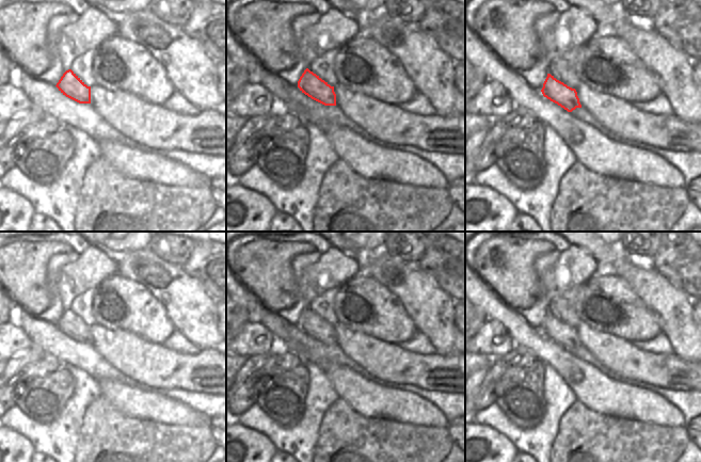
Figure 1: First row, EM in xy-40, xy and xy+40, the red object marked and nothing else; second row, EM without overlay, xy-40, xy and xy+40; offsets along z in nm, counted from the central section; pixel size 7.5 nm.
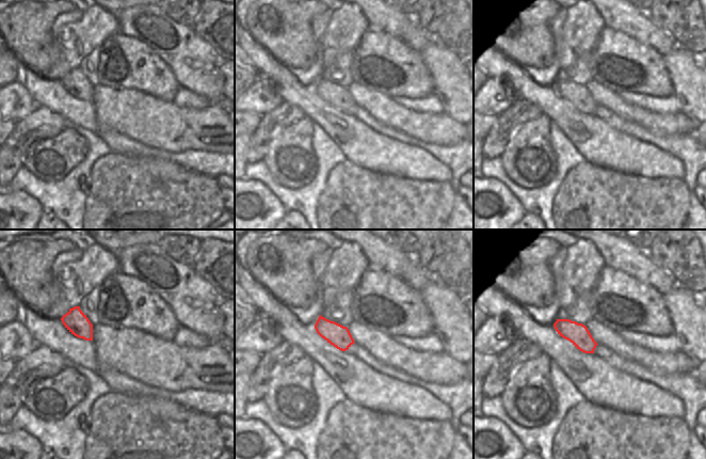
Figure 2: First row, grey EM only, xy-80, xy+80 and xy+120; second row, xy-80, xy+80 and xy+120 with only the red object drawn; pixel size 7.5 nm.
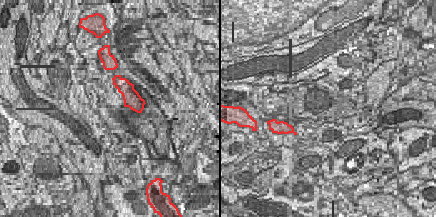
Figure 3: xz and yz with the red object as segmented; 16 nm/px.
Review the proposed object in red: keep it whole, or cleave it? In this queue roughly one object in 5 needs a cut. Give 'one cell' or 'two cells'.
one cell

